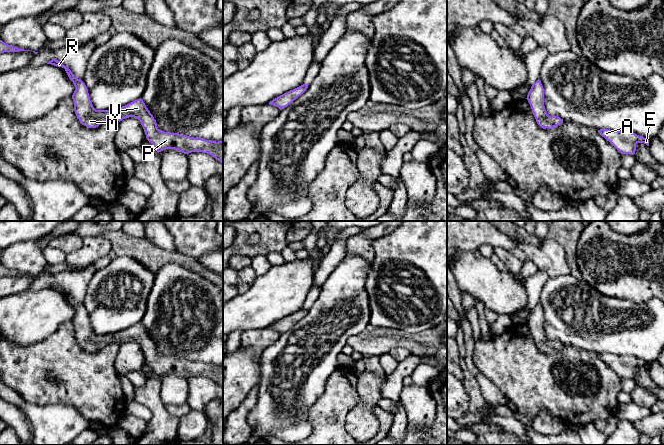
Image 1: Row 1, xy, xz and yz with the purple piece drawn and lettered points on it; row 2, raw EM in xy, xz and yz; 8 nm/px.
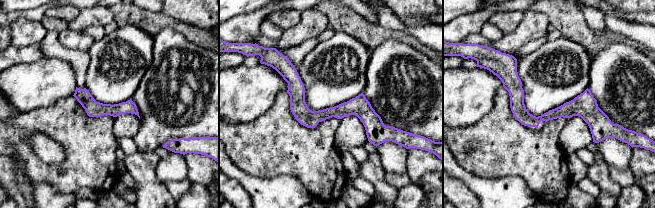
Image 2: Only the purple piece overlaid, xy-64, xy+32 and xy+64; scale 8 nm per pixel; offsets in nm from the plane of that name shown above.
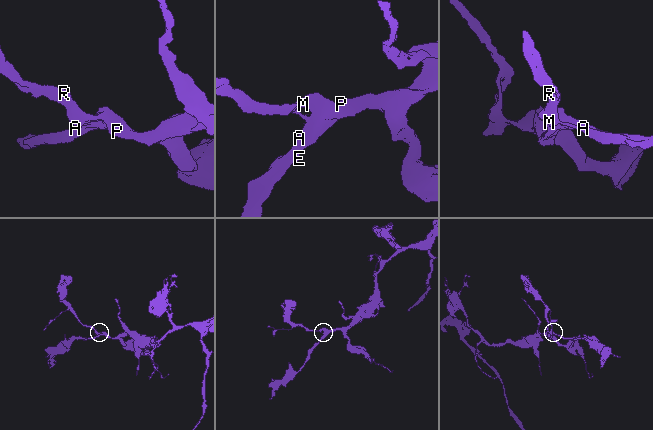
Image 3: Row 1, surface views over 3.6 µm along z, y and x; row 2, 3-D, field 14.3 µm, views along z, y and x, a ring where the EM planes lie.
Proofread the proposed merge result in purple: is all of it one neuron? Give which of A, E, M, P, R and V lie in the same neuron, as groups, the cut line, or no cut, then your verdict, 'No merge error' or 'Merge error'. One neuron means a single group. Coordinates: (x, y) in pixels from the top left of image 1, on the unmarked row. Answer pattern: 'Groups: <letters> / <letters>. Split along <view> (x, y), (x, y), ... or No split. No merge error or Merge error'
Groups: A E M P R V. No split. No merge error

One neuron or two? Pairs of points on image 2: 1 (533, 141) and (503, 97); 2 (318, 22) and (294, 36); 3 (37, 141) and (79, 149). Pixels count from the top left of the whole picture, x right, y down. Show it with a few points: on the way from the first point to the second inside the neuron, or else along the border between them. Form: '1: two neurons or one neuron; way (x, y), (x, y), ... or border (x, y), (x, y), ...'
1: one neuron; way (521, 135), (503, 117), (503, 109)
2: one neuron; way (312, 23), (300, 32)
3: two neurons; border (42, 133), (62, 146), (62, 162)

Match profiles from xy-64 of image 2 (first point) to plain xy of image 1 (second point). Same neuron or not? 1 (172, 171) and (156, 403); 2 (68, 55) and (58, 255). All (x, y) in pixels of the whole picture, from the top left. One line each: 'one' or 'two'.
1: two
2: two

